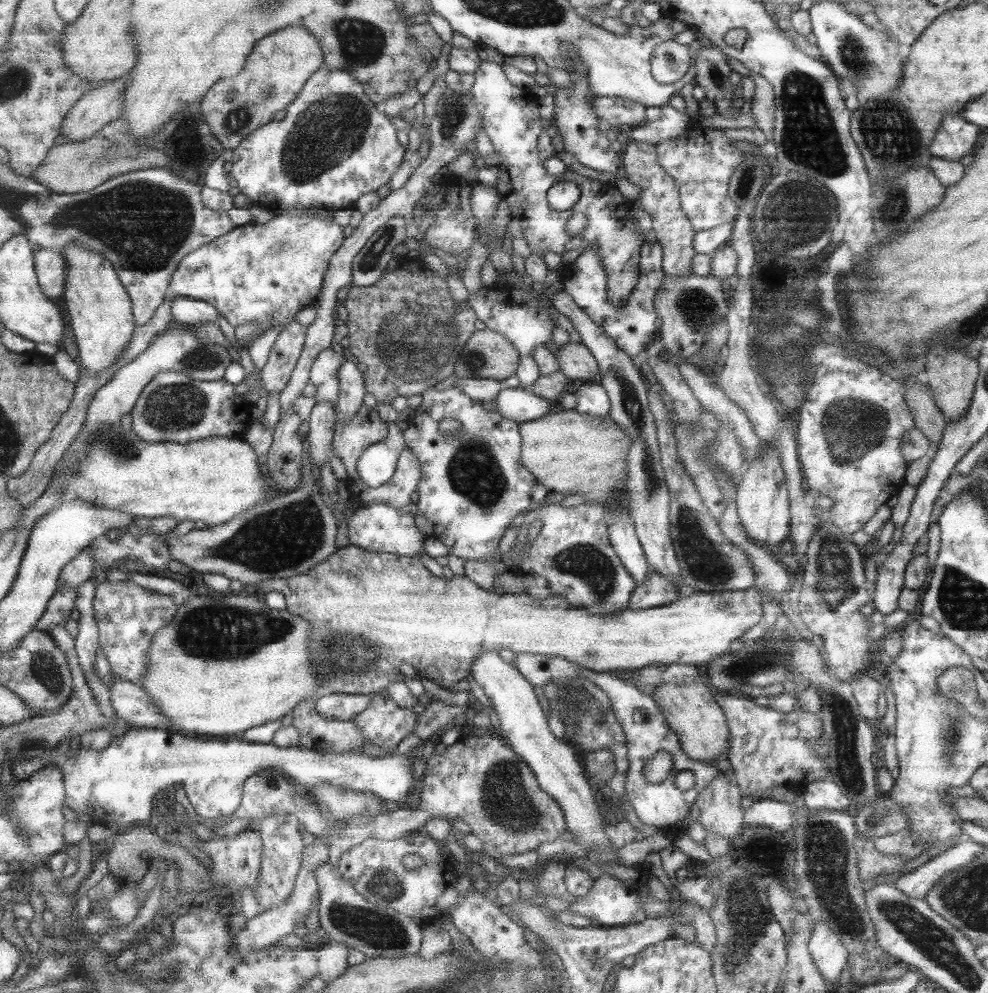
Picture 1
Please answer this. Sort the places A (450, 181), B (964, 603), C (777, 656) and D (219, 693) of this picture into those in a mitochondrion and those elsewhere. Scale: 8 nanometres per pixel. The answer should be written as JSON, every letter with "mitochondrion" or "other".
{"A":"other","B":"mitochondrion","C":"mitochondrion","D":"other"}

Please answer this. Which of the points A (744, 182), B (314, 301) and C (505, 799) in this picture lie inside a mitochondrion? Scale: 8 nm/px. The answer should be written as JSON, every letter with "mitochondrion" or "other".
{"A":"mitochondrion","B":"other","C":"mitochondrion"}

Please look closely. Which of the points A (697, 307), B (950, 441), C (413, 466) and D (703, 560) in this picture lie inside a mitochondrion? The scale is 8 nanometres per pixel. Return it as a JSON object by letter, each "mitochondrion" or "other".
{"A":"mitochondrion","B":"other","C":"other","D":"mitochondrion"}

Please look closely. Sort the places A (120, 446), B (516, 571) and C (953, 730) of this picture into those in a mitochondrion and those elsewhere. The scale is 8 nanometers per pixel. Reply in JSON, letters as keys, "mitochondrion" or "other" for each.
{"A":"mitochondrion","B":"other","C":"mitochondrion"}

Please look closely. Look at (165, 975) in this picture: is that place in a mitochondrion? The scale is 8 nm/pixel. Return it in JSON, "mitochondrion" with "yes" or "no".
{"mitochondrion":"yes"}

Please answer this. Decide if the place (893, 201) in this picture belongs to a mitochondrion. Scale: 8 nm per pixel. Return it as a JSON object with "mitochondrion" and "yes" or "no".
{"mitochondrion":"yes"}

